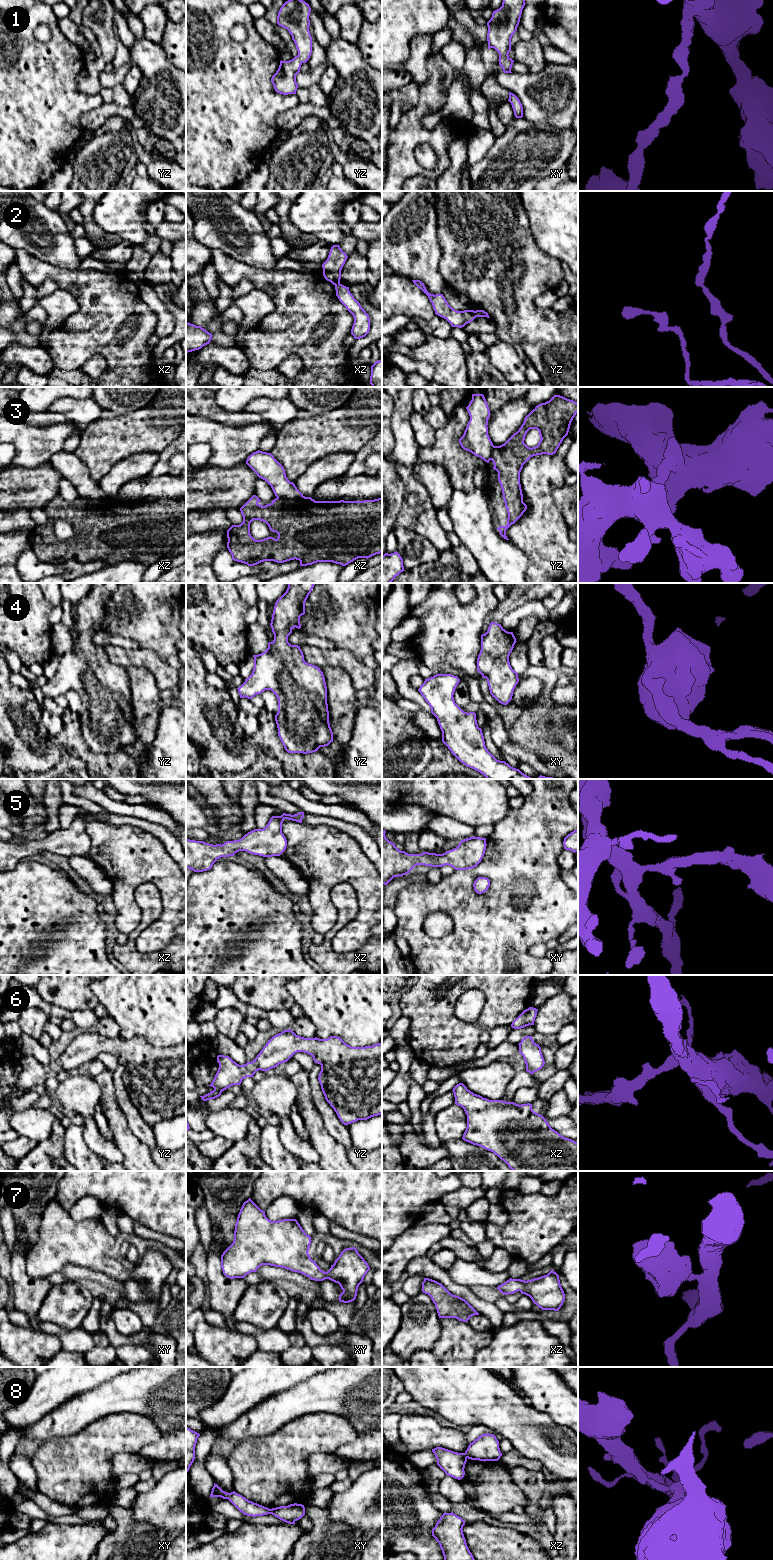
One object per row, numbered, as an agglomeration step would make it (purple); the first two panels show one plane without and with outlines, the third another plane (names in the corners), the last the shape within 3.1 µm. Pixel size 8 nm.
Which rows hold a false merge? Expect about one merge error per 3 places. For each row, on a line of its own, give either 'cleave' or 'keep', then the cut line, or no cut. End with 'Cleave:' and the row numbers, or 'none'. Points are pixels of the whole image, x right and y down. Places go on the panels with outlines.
1: keep | no cut
2: cleave | yz (473, 311), (476, 316)
3: cleave | xz (303, 496), (277, 498)
4: keep | no cut
5: keep | no cut
6: keep | no cut
7: keep | no cut
8: cleave | xy (269, 1509), (270, 1513)
Cleave: 2, 3, 8

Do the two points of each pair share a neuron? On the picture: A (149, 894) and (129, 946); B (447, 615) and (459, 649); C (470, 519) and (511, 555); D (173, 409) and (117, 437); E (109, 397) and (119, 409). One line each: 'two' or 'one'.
A: one
B: one
C: one
D: one
E: one

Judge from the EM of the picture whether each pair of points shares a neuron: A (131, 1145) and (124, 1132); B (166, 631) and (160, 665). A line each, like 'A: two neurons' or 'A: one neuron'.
A: one neuron
B: two neurons

